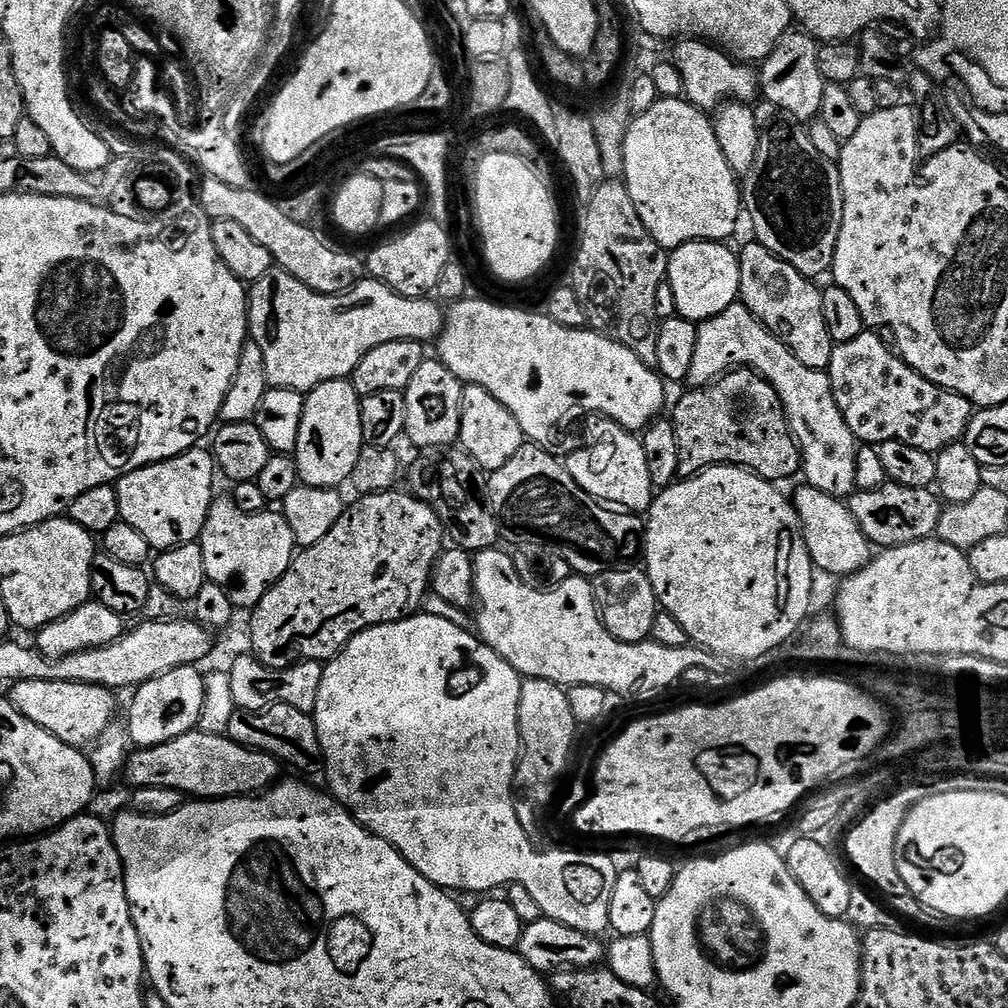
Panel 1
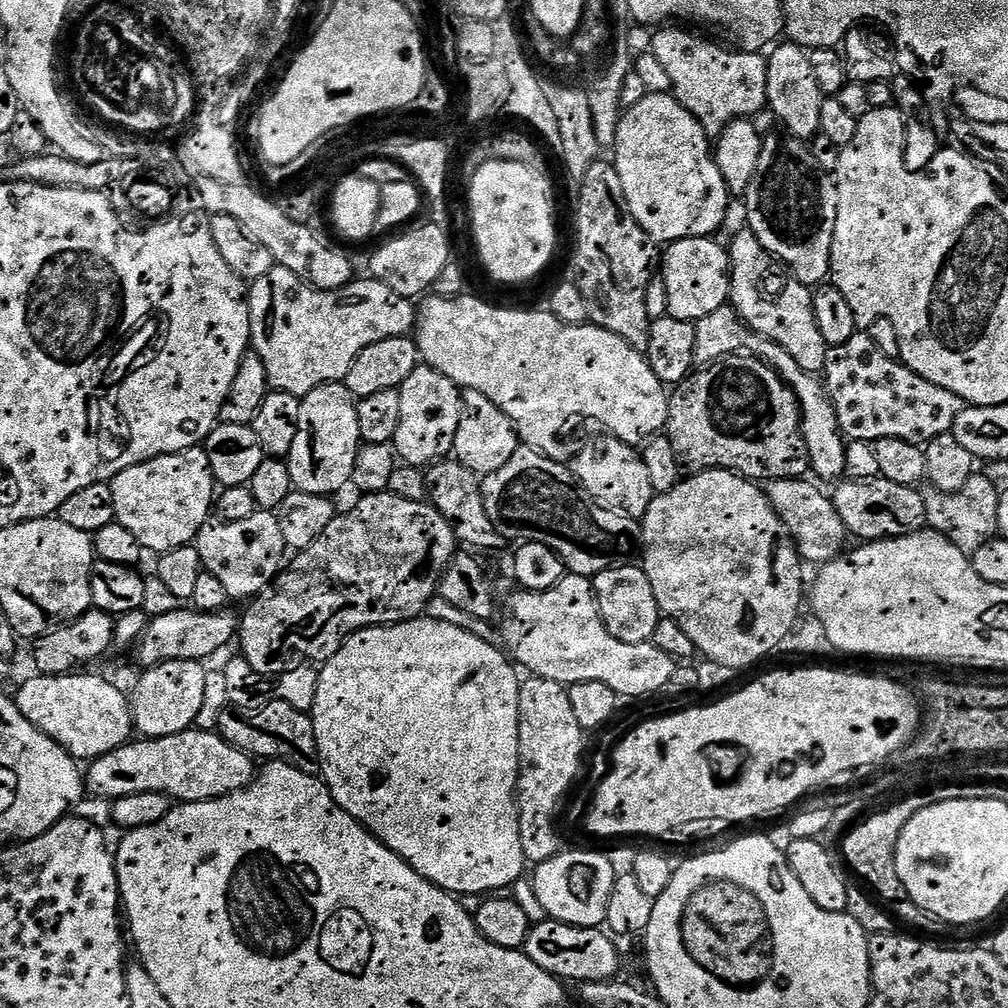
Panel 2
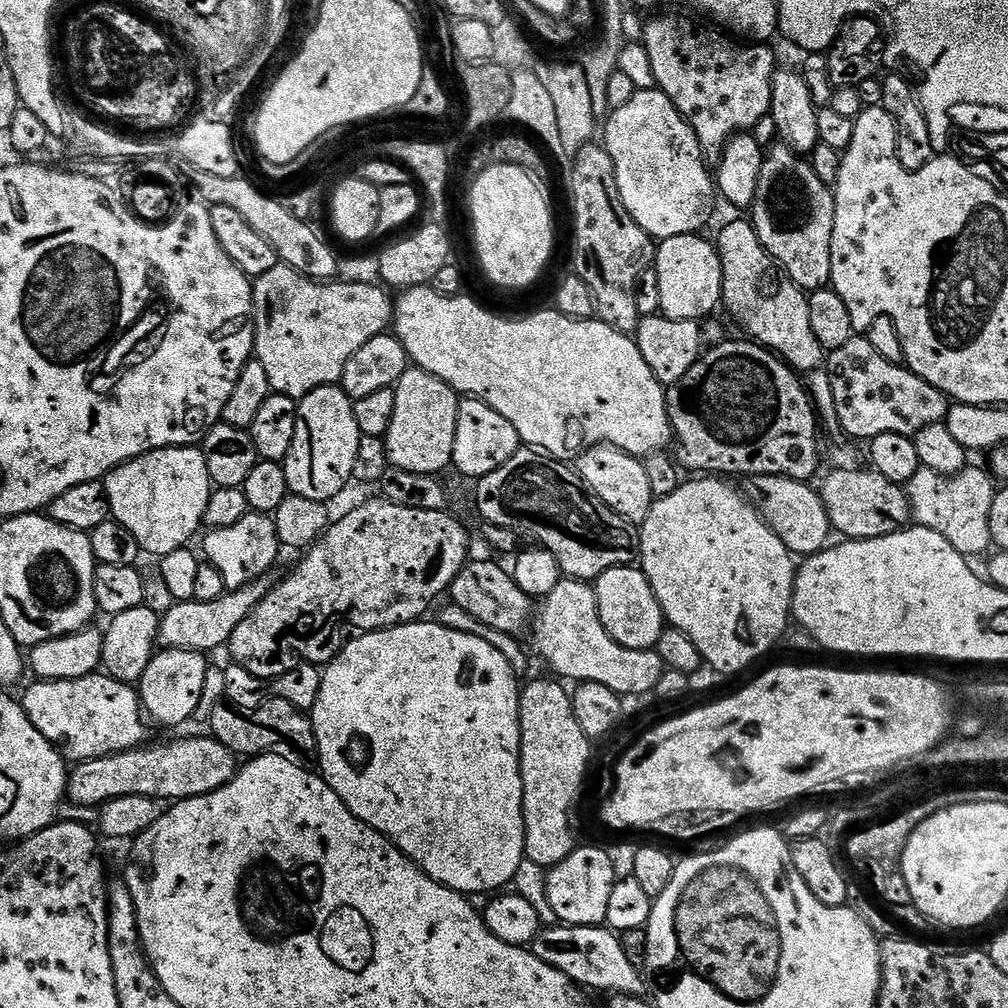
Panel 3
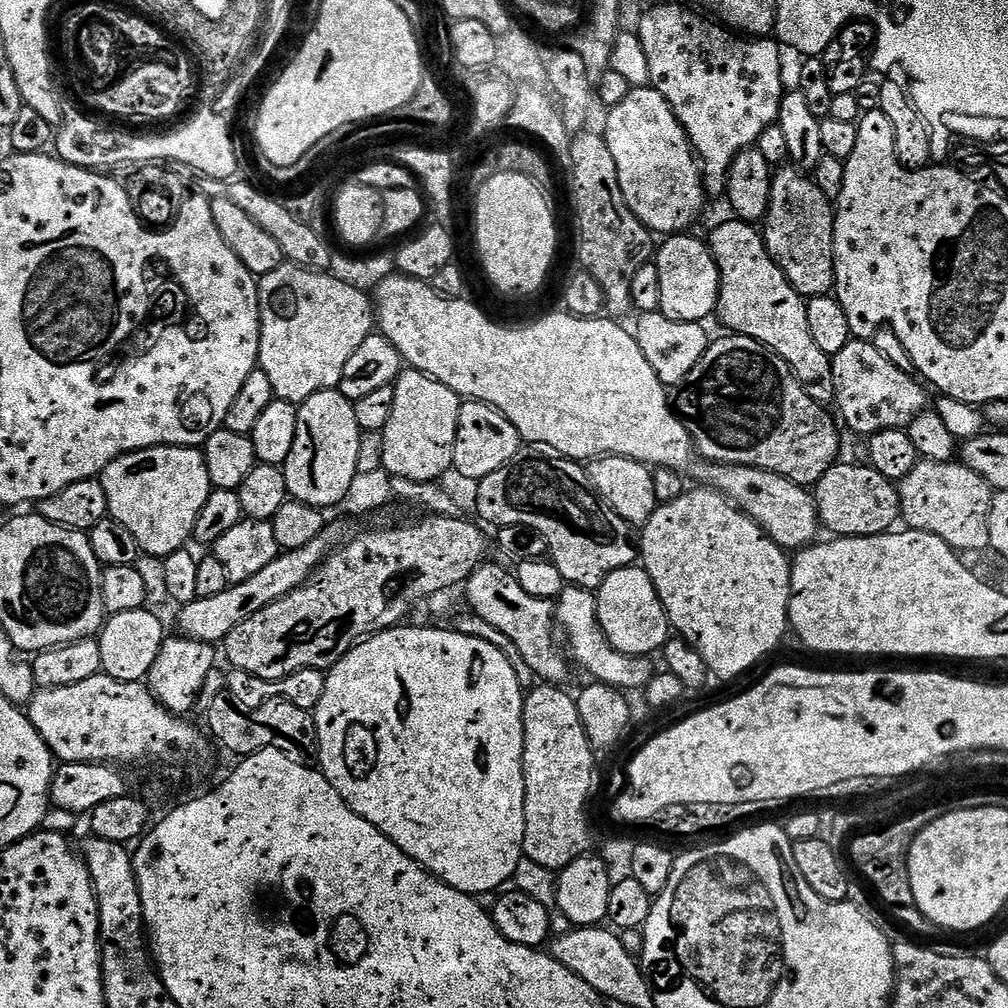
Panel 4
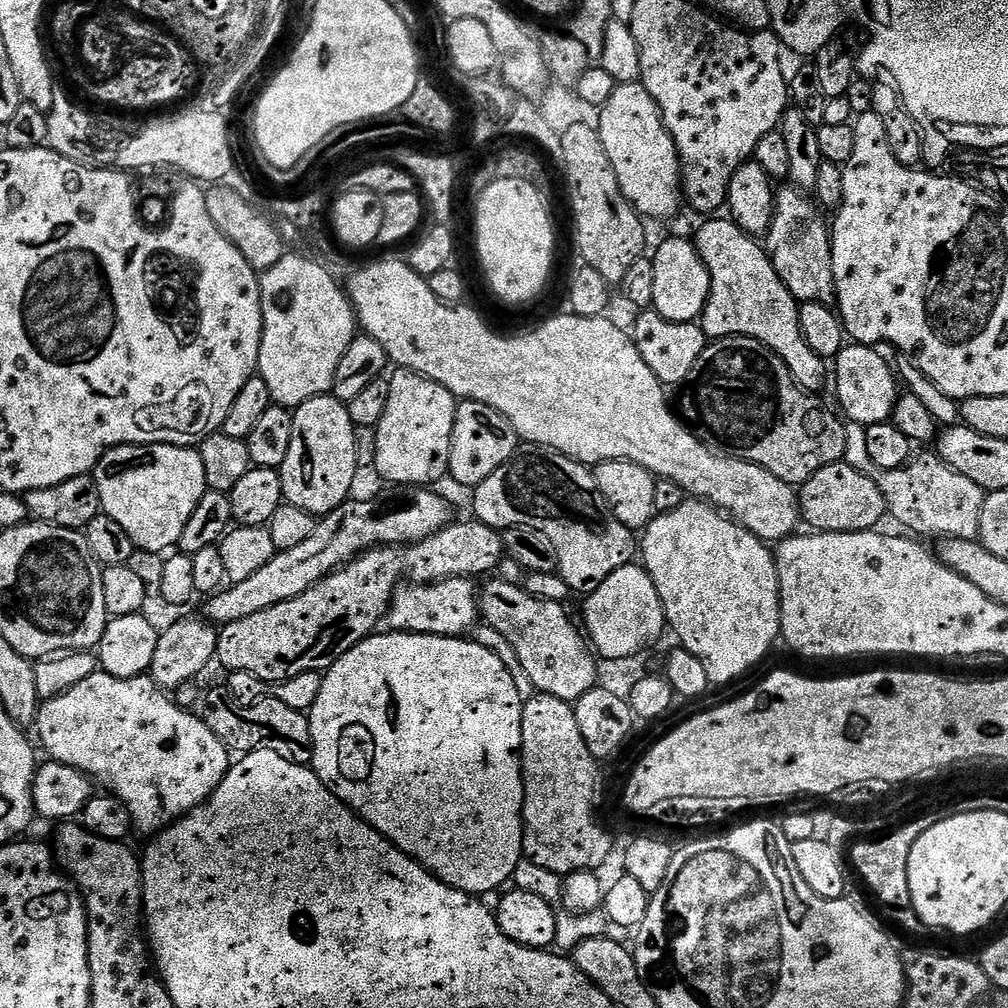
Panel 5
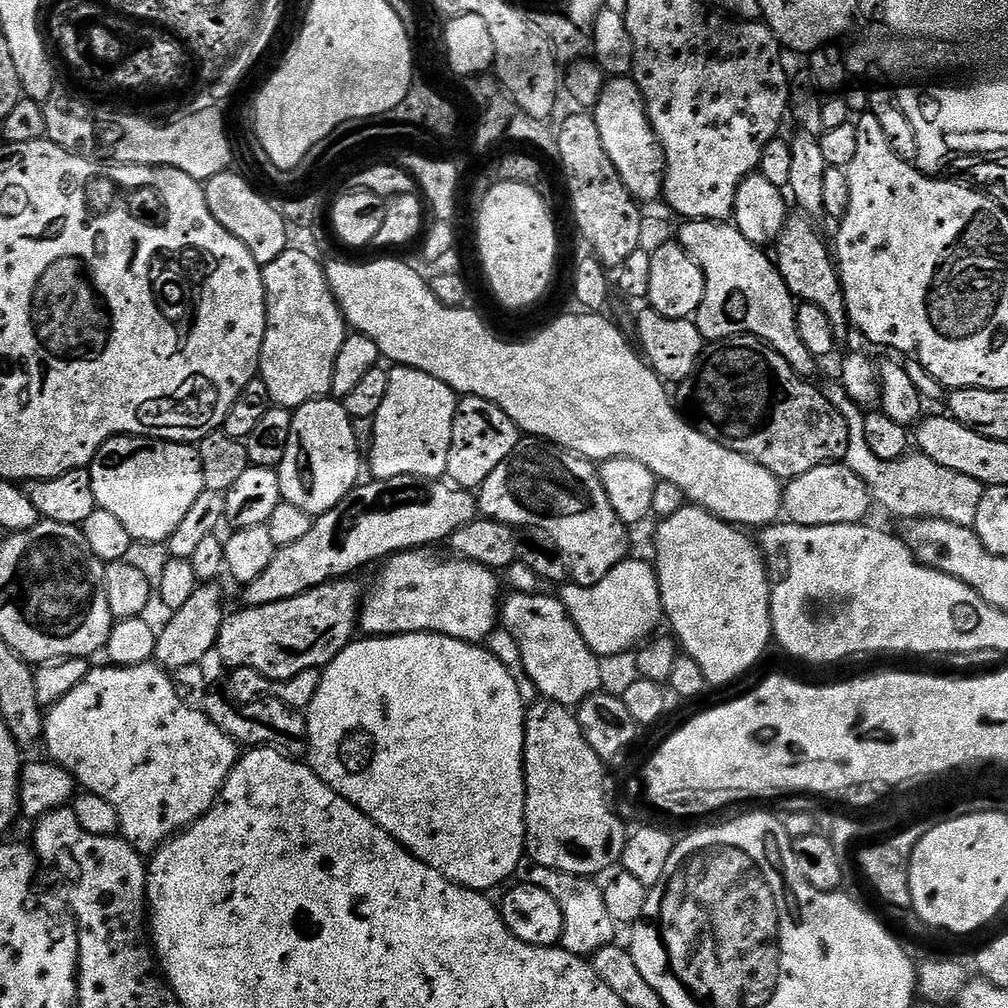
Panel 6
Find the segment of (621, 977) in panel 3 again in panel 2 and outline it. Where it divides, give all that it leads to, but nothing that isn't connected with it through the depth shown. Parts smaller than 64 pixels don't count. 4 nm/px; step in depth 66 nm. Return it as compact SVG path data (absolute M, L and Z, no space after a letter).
M547 918L540 923L533 923L522 951L530 958L530 962L542 966L542 970L546 970L561 981L576 980L575 982L592 984L596 980L617 979L616 971L620 968L620 952L616 949L615 943L617 944L617 941L607 931L600 928L577 928L574 925Z

